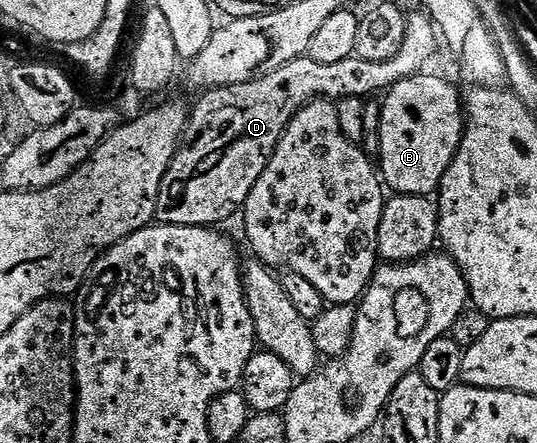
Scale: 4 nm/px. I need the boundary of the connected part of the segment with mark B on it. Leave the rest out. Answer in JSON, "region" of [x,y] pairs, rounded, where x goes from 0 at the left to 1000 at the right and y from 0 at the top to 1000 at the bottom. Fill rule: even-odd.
{"region":[[[773,178],[767,187],[756,183],[741,185],[726,199],[728,217],[721,223],[721,235],[713,242],[713,271],[706,278],[706,359],[702,350],[702,377],[709,388],[709,404],[723,424],[730,422],[736,440],[786,442],[803,445],[823,424],[825,404],[836,393],[840,375],[847,368],[847,352],[855,343],[860,327],[862,300],[866,293],[866,233],[858,221],[858,205],[845,196],[840,187],[831,187],[825,178]]]}

